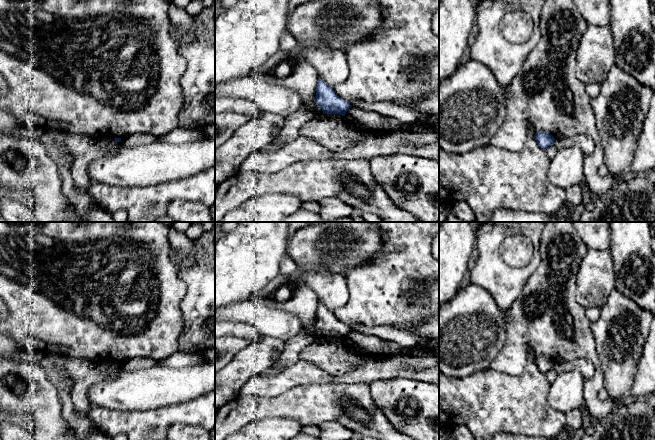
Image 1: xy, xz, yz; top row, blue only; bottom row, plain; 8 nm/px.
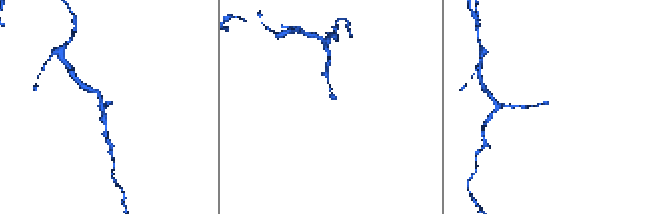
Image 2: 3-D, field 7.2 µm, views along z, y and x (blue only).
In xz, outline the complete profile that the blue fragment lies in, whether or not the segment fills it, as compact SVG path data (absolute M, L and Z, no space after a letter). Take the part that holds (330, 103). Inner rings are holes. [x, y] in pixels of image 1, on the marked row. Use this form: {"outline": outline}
{"outline": "M318 77L316 86L316 98L314 102L322 109L323 114L339 114L345 116L350 103L339 96L325 81Z"}

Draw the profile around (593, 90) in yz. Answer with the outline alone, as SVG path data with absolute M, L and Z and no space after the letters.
M590 83L586 84L586 92L591 98L597 97L601 92L602 84L600 83Z

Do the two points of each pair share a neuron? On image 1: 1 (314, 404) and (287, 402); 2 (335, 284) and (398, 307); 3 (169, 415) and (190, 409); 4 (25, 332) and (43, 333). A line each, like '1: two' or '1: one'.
1: one
2: two
3: one
4: one

